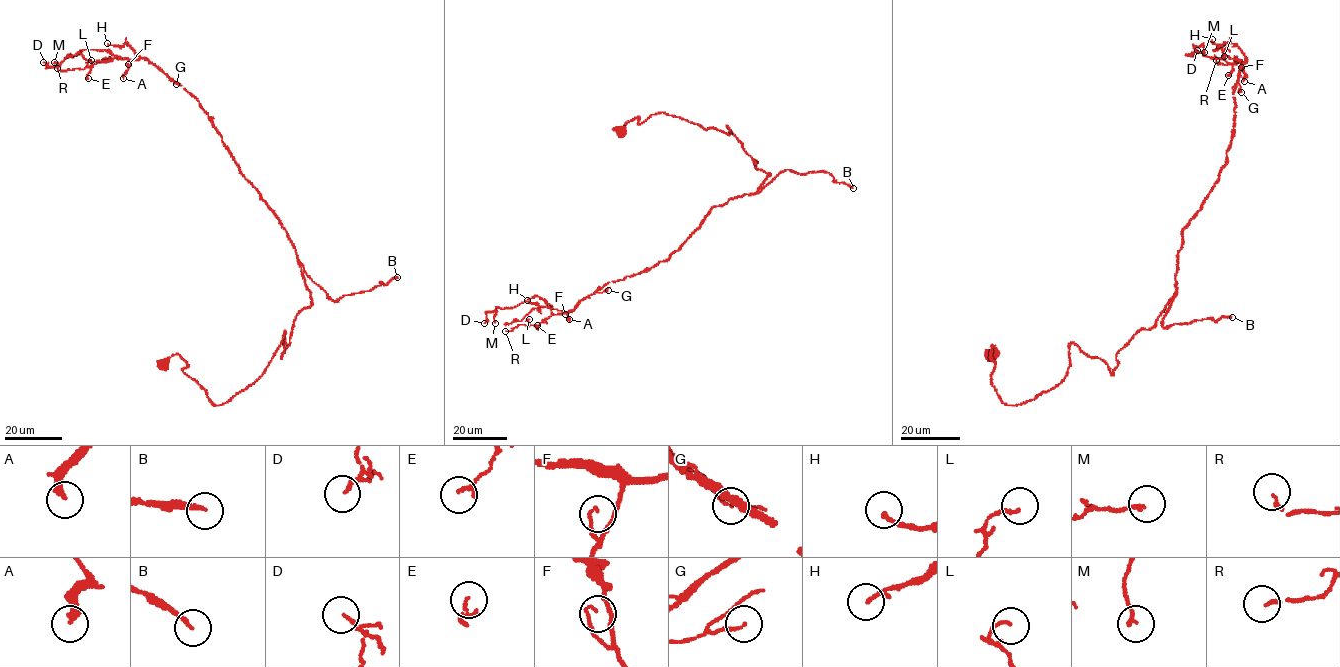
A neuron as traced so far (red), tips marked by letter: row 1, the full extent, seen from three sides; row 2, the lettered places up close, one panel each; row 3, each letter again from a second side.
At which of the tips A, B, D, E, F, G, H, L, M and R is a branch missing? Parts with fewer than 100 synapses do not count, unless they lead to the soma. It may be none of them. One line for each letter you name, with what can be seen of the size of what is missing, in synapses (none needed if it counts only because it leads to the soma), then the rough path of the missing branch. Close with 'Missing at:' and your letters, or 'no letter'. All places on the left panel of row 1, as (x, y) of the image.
B: Roughly 110 synapses. Course of what is missing: (397, 277), (401, 263), (408, 254), (421, 254), (415, 234), (416, 219), (411, 211)
Missing at: B

